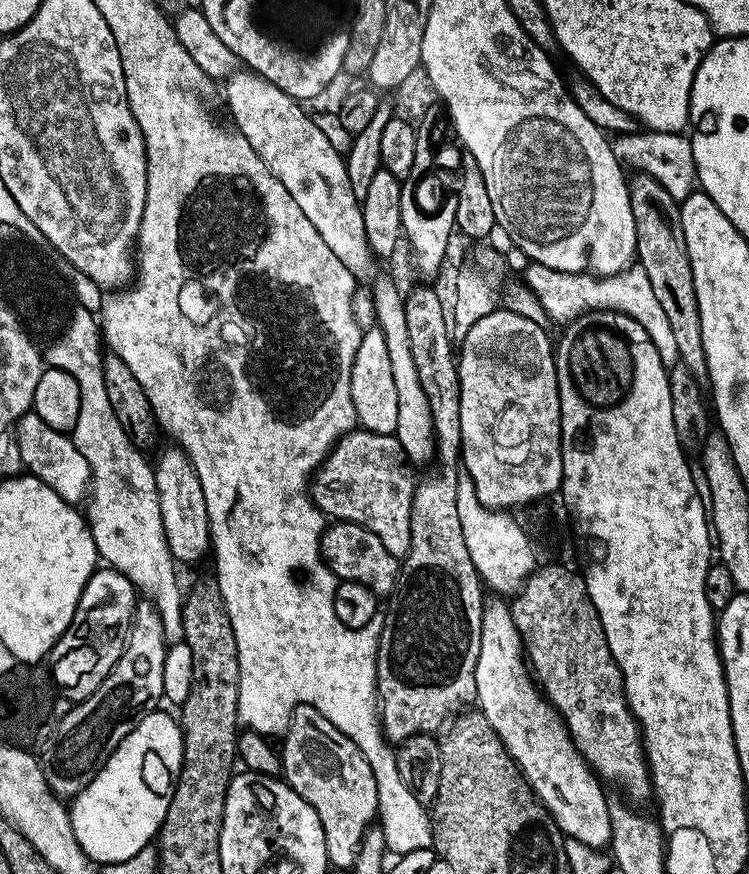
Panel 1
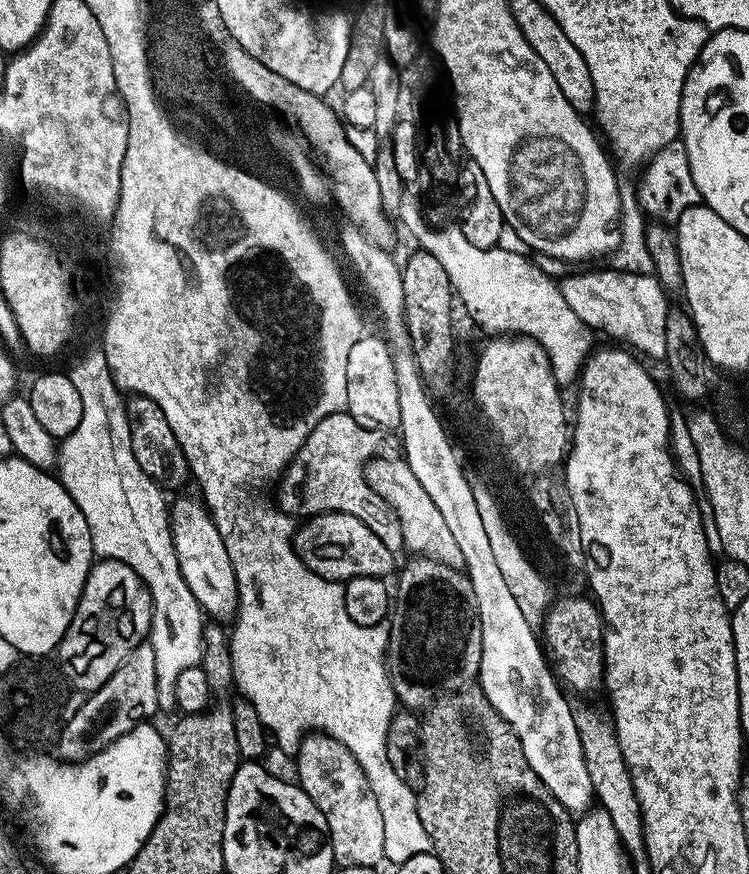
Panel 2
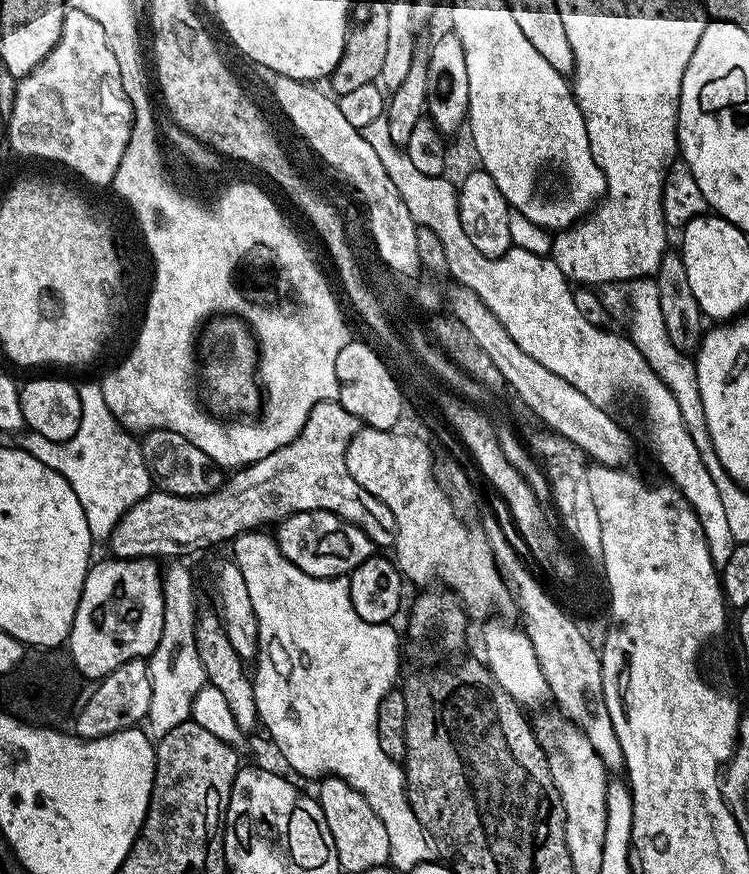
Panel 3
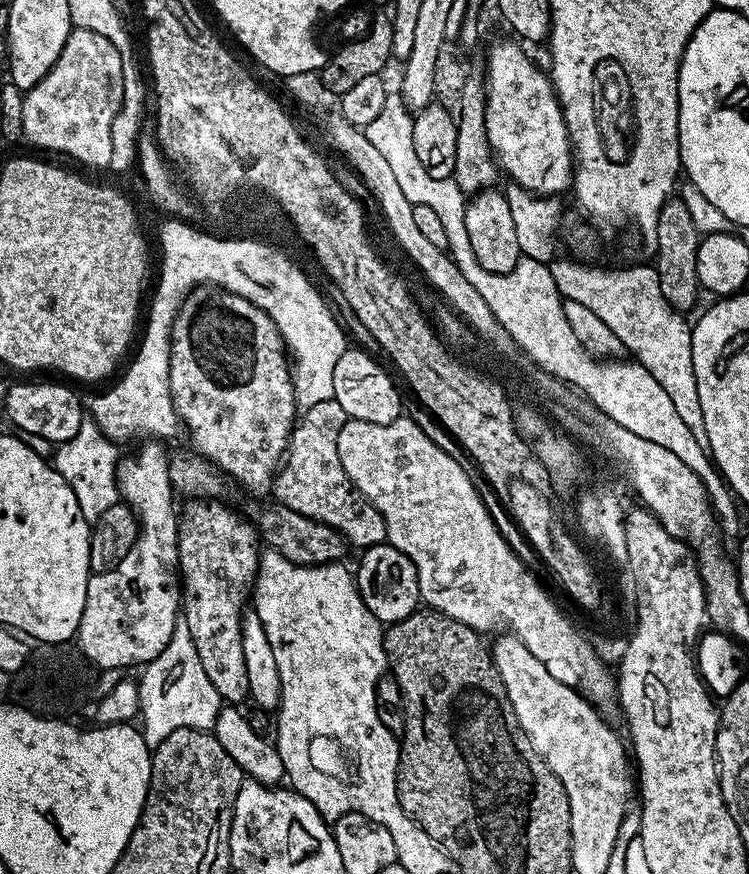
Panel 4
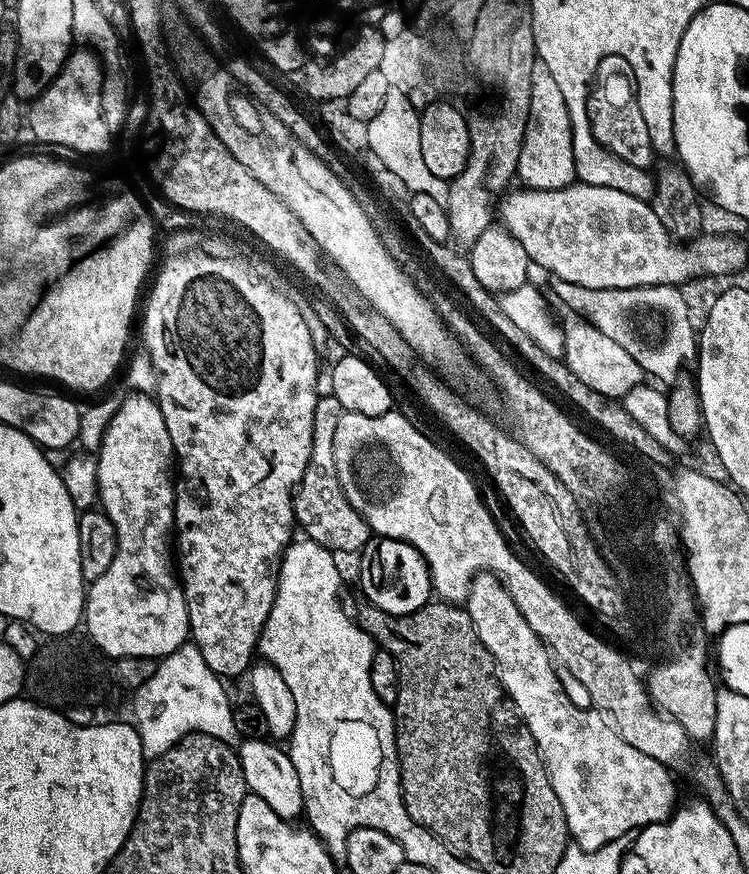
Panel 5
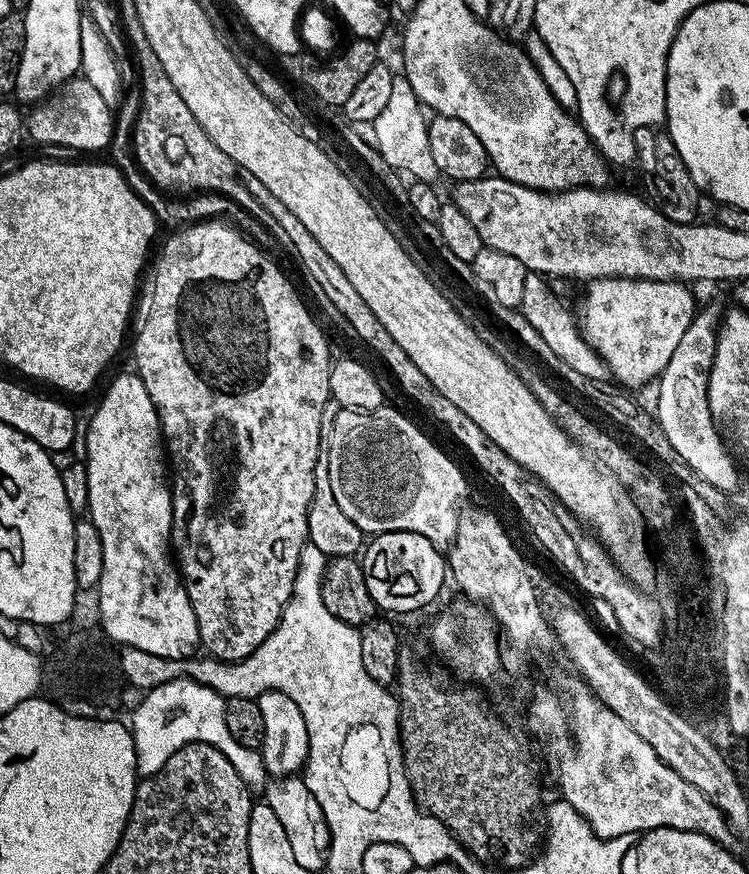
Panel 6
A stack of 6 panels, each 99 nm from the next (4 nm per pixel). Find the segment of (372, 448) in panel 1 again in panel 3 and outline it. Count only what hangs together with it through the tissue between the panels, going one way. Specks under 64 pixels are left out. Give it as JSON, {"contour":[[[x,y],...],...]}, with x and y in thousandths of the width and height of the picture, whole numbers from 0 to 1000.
{"contour":[[[453,458],[425,460],[425,465],[414,469],[414,478],[409,478],[409,487],[403,487],[393,506],[355,519],[355,524],[344,529],[311,539],[290,563],[274,568],[234,568],[226,563],[204,561],[179,579],[167,581],[166,592],[155,598],[155,605],[142,619],[143,626],[150,626],[148,635],[158,641],[215,638],[214,636],[251,638],[246,636],[264,630],[266,627],[283,627],[287,622],[299,621],[303,624],[322,609],[335,609],[348,602],[358,602],[352,600],[367,601],[399,586],[435,584],[454,590],[462,598],[478,602],[478,606],[487,609],[503,628],[522,628],[529,621],[526,588],[521,588],[515,574],[505,574],[505,570],[499,570],[494,561],[478,556],[467,538],[462,538],[462,515],[482,489],[481,479],[457,466]]]}

